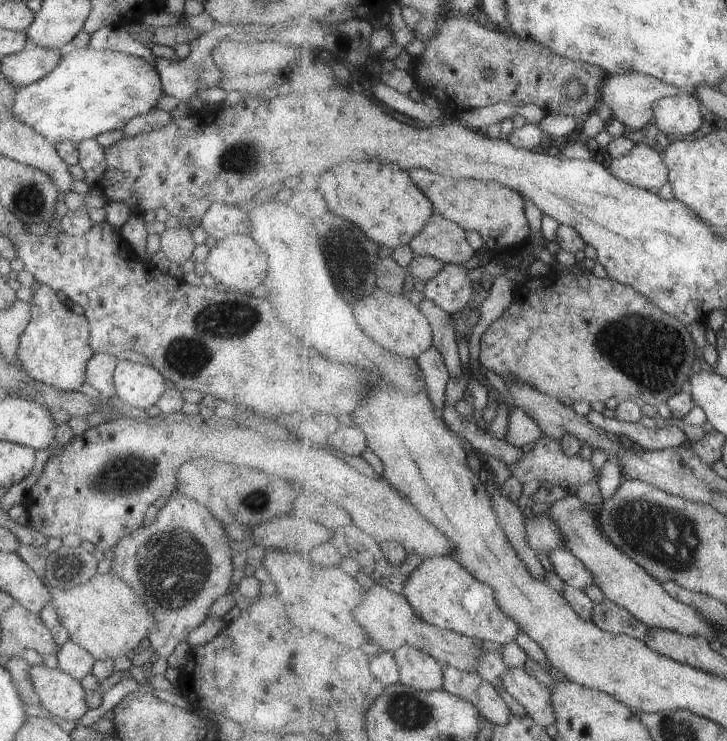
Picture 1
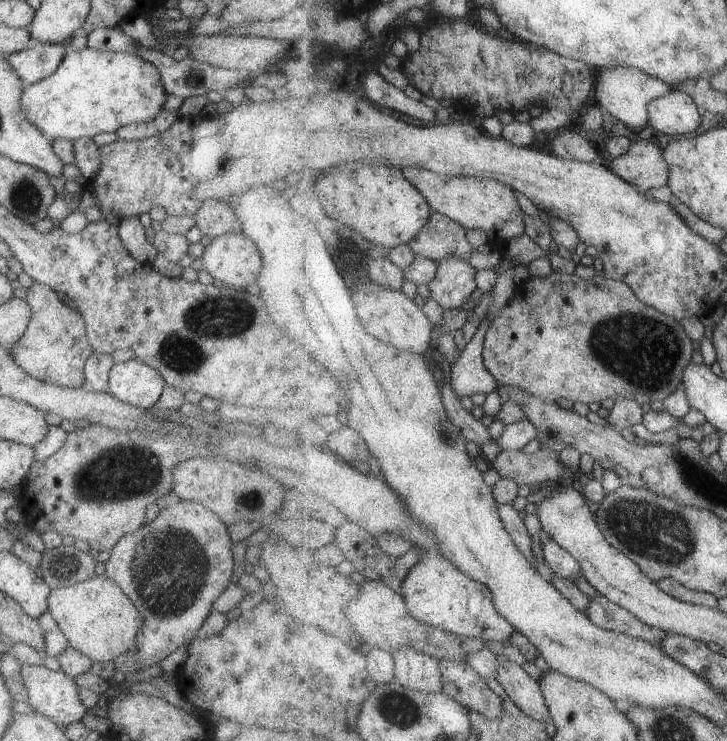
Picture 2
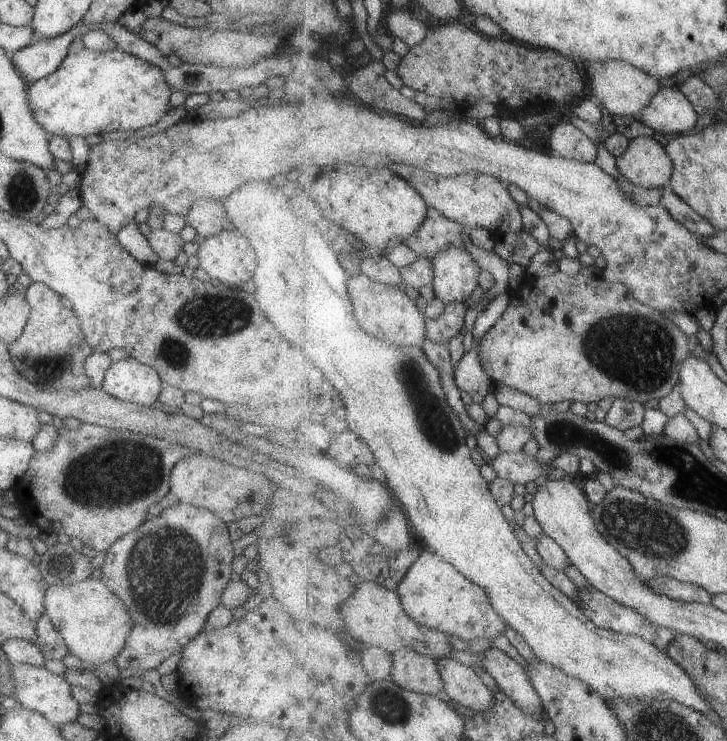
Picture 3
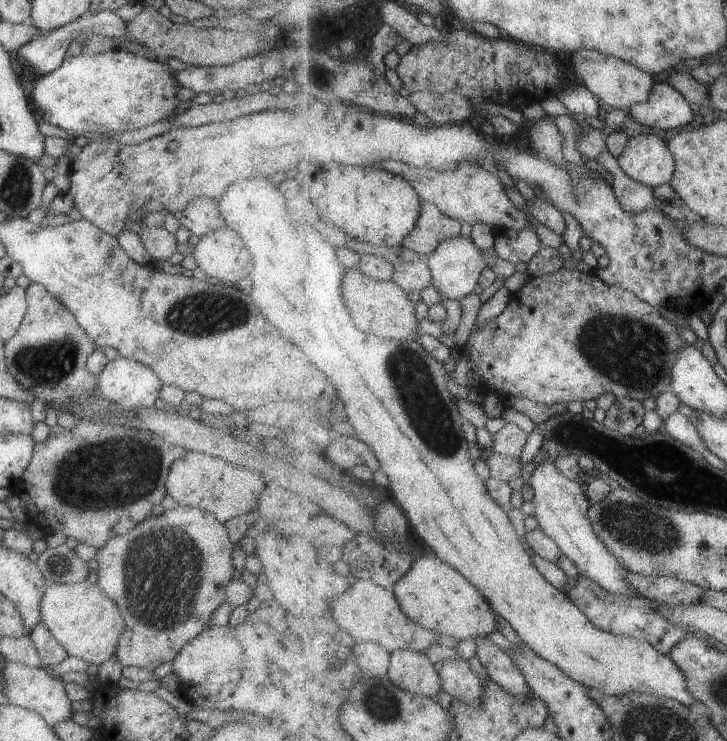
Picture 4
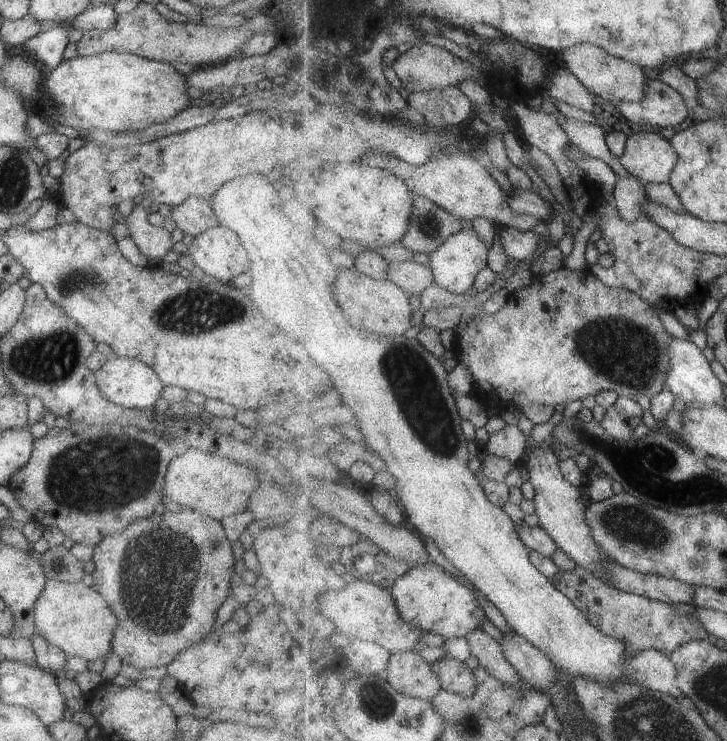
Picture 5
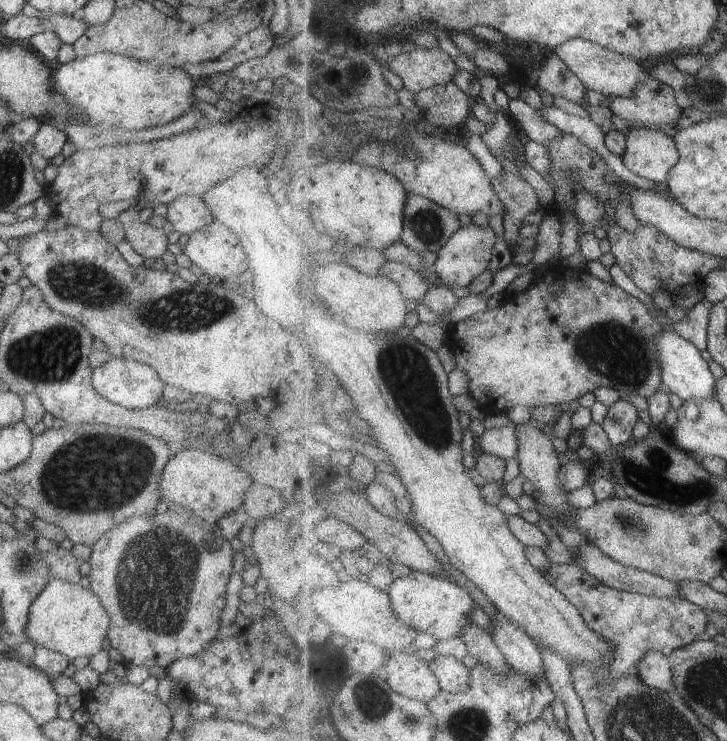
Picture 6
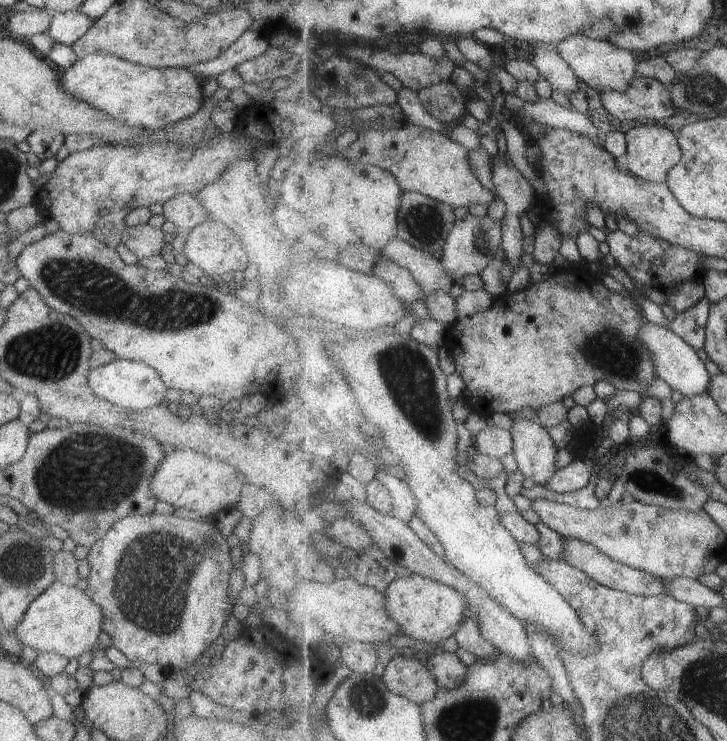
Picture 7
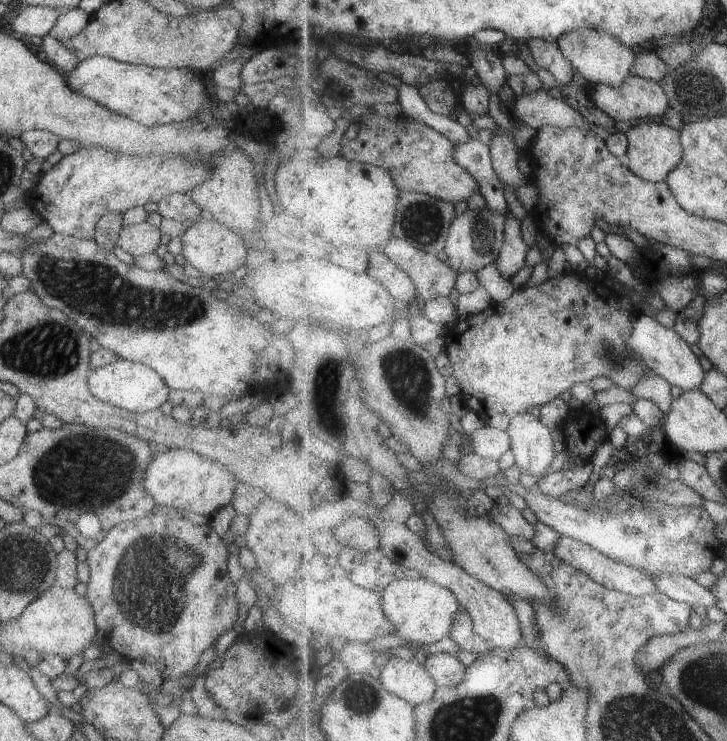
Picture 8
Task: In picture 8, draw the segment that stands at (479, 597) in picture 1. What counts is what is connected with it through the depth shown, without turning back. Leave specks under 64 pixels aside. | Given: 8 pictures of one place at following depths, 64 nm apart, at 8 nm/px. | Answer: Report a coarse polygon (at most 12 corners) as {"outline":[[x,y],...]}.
{"outline":[[426,579],[383,592],[395,636],[430,645],[451,636],[458,596]]}

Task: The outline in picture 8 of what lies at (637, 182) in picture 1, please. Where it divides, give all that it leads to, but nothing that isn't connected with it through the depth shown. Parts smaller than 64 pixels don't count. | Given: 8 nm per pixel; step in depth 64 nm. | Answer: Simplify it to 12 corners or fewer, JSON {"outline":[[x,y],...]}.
{"outline":[[665,124],[628,132],[628,168],[668,180],[684,158],[680,132]]}

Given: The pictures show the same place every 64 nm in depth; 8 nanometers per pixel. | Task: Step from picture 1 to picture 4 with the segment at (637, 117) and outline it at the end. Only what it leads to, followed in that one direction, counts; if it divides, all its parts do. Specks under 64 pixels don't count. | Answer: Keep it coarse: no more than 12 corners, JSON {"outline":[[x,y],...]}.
{"outline":[[599,52],[574,72],[611,108],[649,100],[653,75]]}

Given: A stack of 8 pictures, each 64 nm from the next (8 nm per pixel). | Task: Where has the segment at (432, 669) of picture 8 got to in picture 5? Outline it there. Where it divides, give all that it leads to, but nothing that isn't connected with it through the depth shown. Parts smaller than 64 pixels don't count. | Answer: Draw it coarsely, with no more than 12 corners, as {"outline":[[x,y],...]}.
{"outline":[[445,656],[432,664],[445,691],[471,697],[475,670]]}

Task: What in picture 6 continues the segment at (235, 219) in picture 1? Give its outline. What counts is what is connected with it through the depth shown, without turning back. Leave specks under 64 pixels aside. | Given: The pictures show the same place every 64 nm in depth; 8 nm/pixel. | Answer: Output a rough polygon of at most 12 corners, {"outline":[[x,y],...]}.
{"outline":[[196,195],[167,205],[166,220],[179,235],[191,235],[213,221]]}

